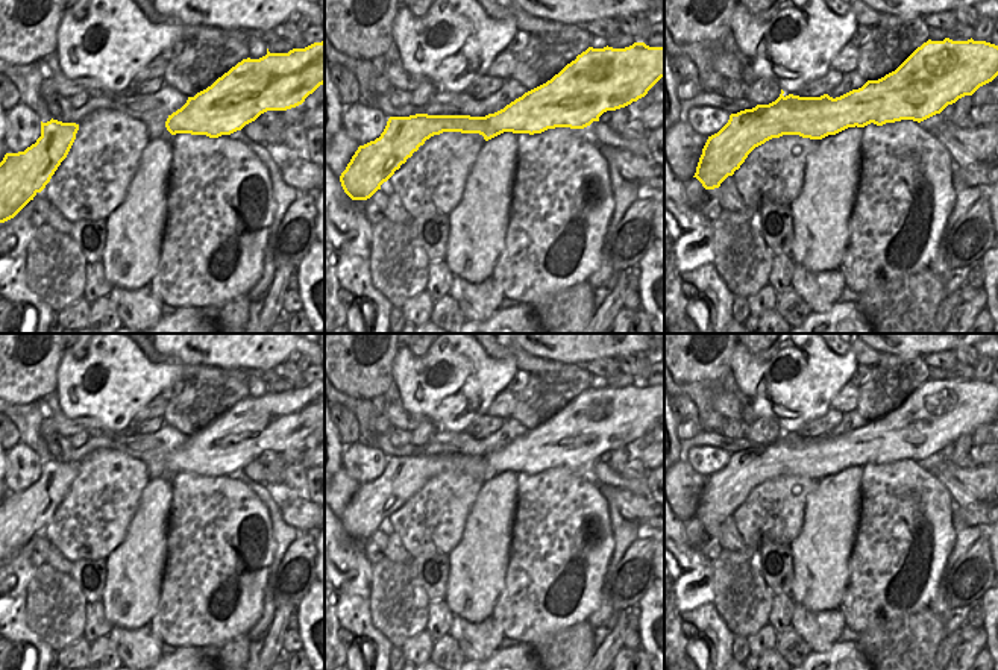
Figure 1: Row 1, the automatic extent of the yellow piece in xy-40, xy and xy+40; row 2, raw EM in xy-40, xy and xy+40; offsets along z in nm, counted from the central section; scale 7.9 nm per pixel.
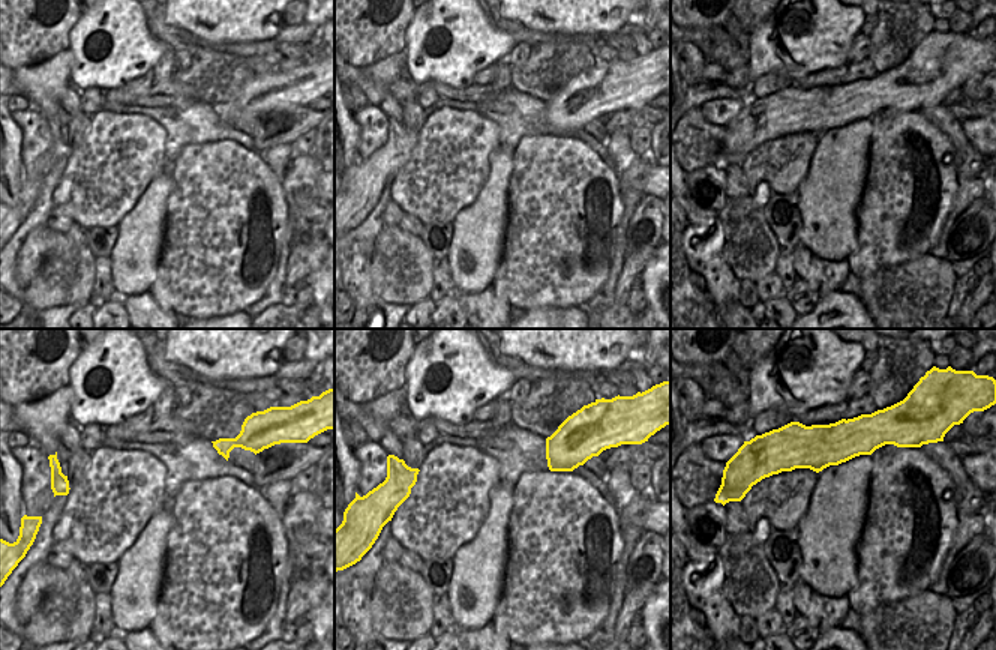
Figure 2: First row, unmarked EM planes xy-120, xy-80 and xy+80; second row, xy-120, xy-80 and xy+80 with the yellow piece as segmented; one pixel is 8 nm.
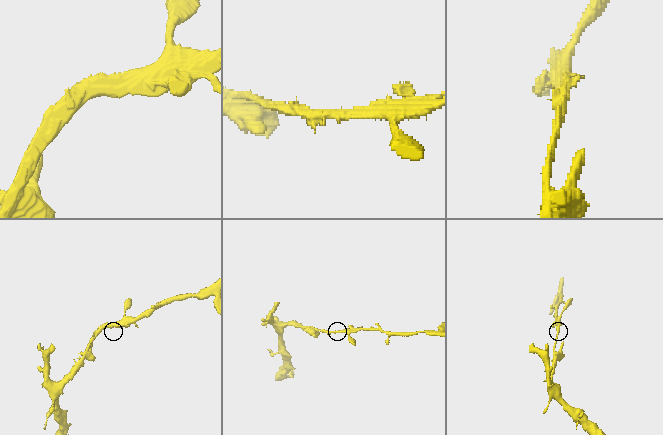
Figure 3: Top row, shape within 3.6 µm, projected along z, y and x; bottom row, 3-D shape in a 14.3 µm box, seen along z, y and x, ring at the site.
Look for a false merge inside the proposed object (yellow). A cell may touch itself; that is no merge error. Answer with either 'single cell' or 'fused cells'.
single cell

